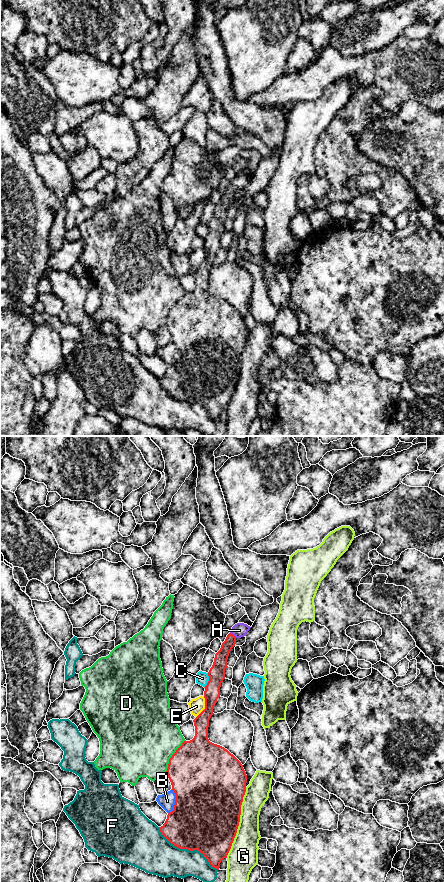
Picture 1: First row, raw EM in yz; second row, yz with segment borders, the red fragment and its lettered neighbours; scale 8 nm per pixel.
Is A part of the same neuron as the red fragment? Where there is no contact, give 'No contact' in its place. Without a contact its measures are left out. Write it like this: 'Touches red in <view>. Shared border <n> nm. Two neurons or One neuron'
Touches red in yz. Shared border 70 nm. One neuron

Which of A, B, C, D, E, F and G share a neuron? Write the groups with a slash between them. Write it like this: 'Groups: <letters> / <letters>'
Groups: A / B / C / D / E / F / G

